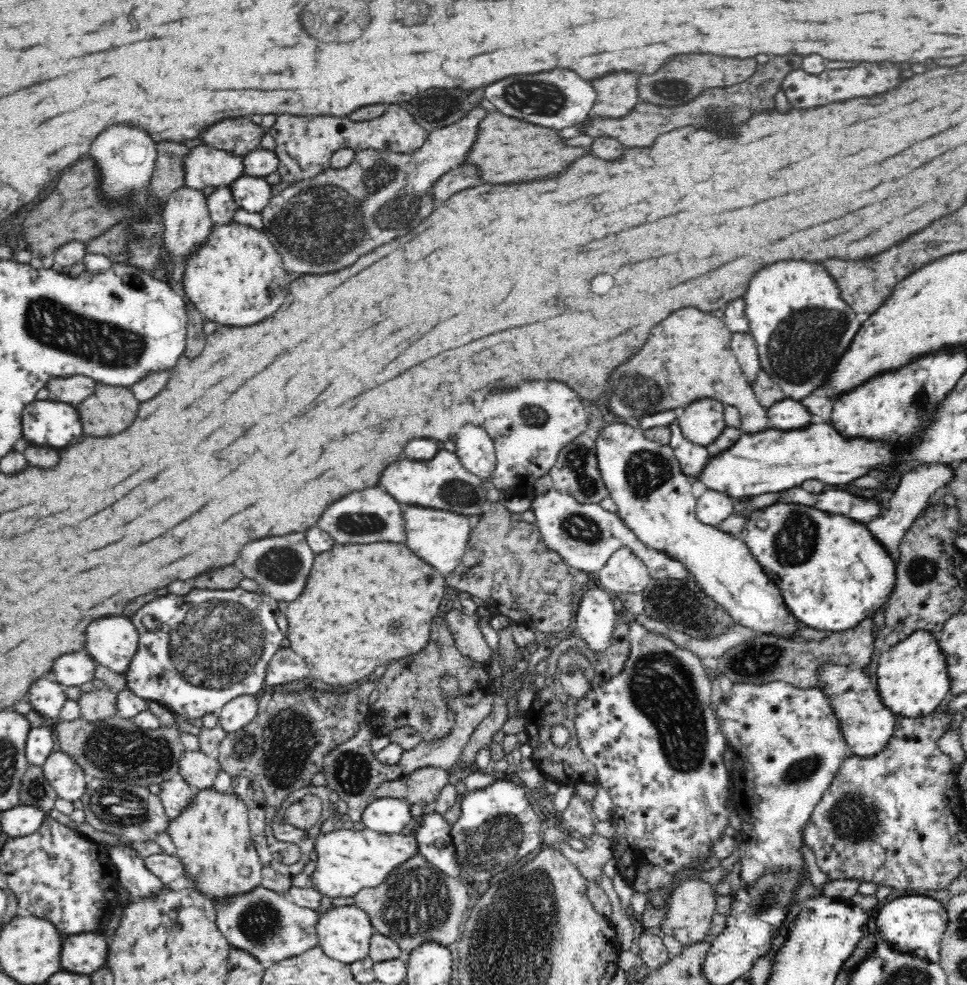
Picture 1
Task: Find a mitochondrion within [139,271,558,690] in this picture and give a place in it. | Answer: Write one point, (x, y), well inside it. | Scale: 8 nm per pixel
(282, 565)

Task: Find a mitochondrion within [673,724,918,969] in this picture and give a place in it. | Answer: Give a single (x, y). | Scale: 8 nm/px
(855, 817)

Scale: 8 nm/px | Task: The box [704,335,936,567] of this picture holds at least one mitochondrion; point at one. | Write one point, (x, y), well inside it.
(921, 399)

